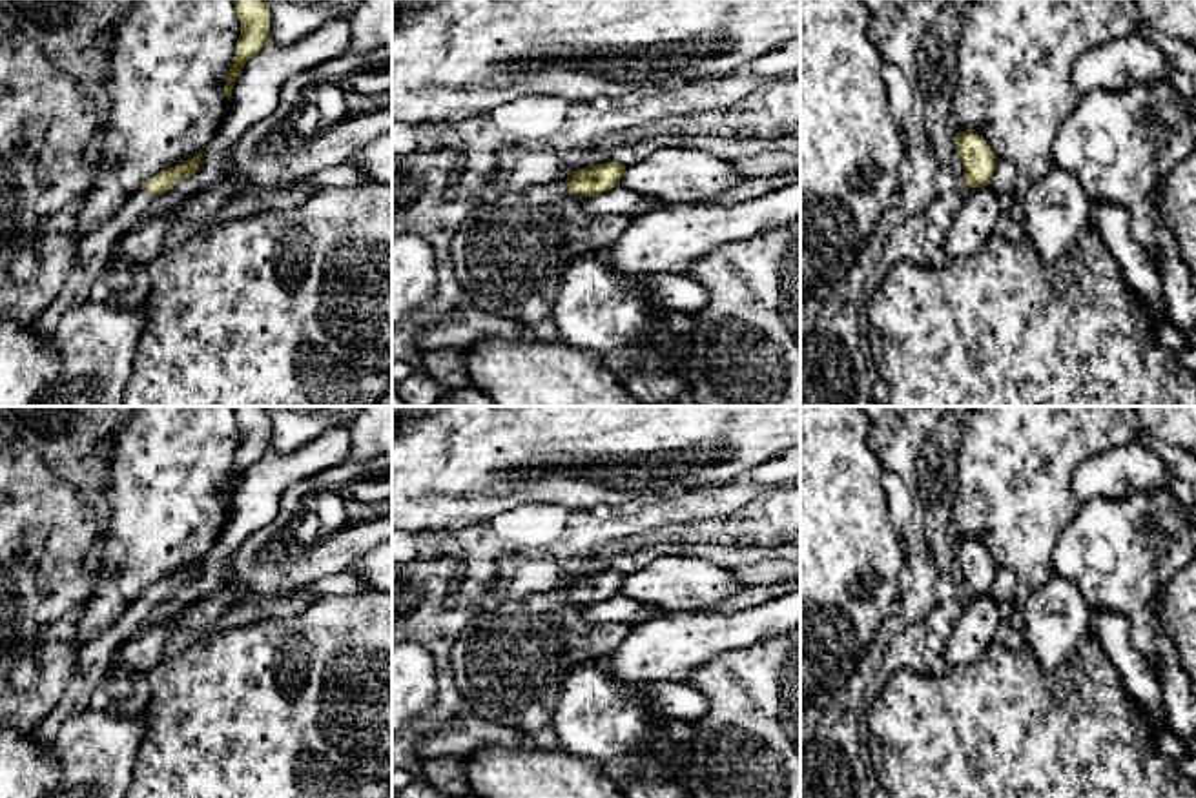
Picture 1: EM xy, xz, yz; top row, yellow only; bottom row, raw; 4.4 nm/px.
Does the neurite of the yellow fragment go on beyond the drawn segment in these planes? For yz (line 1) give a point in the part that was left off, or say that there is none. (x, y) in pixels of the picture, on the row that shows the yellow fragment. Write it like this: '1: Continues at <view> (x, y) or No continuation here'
1: No continuation here

